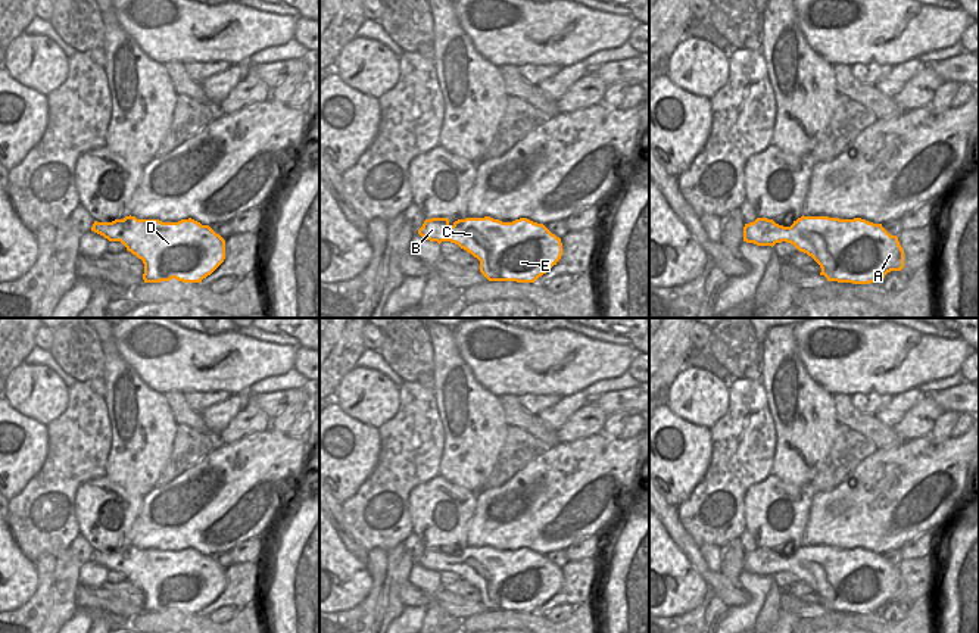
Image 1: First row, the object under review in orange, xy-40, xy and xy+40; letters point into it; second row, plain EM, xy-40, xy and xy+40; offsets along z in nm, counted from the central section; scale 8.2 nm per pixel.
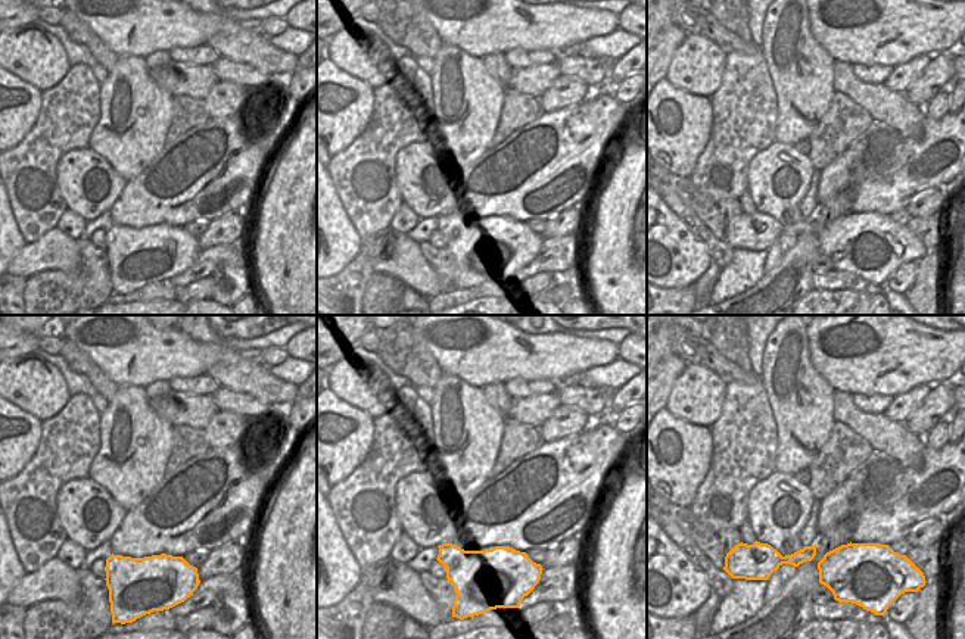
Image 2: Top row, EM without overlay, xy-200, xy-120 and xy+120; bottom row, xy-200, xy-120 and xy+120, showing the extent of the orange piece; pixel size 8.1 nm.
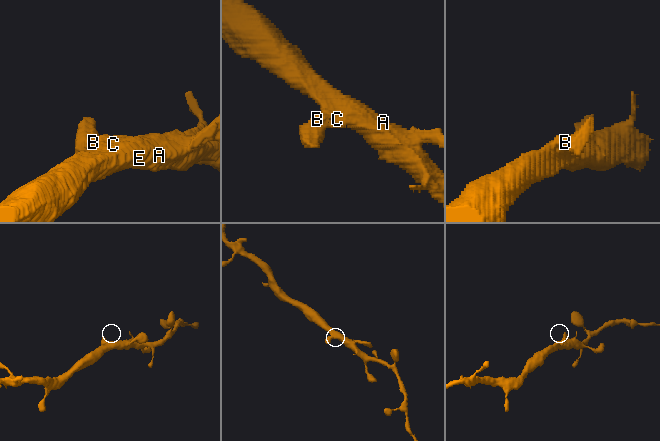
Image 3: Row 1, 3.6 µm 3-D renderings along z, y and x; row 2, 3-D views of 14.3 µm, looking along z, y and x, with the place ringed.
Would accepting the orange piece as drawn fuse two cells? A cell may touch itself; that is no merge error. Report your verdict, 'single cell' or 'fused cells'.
single cell

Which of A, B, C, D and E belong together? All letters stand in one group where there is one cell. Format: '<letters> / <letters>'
A B C D E

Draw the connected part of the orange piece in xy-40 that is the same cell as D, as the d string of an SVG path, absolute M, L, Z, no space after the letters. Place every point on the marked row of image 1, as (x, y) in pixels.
M125 216L112 222L94 221L91 231L121 241L144 264L144 283L172 278L202 283L225 259L225 240L209 225L188 218L178 222Z

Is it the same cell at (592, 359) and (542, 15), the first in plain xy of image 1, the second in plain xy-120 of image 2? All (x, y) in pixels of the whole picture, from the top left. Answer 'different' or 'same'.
same

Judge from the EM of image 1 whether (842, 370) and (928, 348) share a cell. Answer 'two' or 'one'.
one

